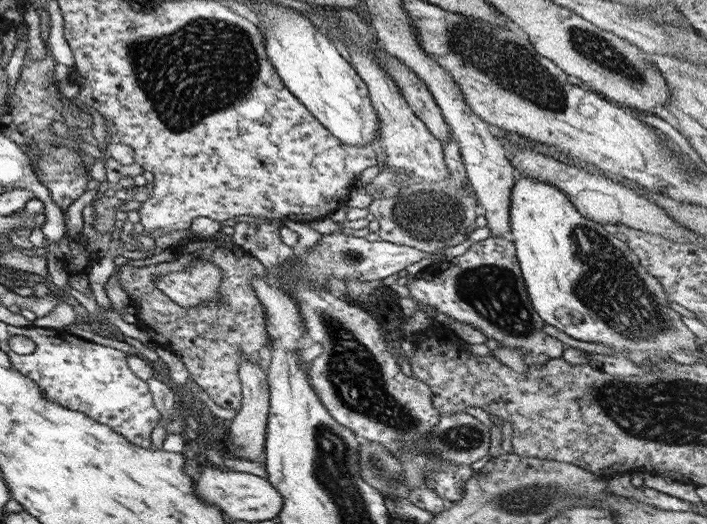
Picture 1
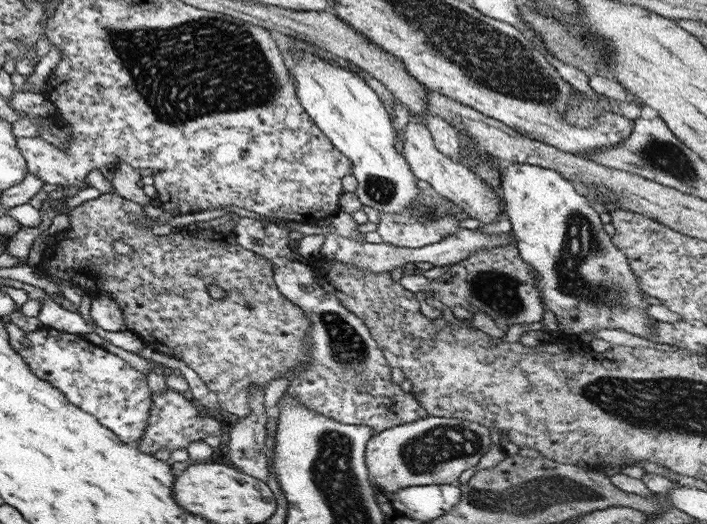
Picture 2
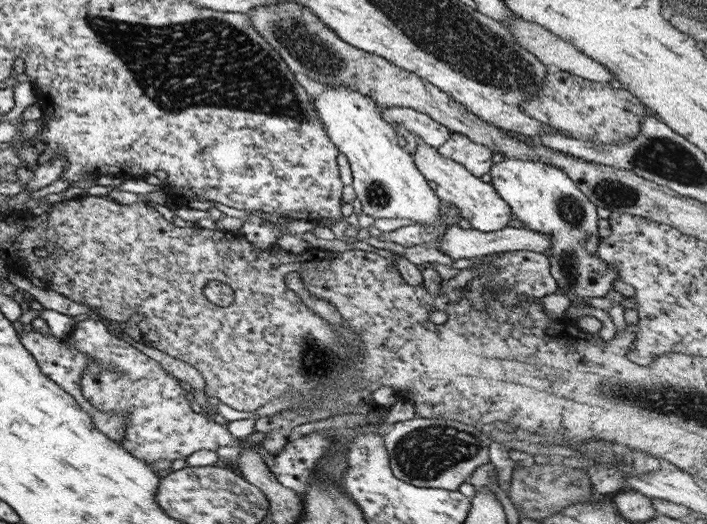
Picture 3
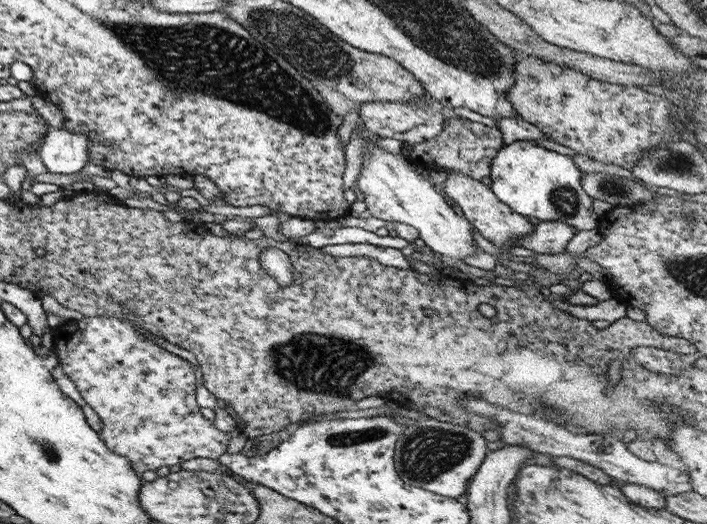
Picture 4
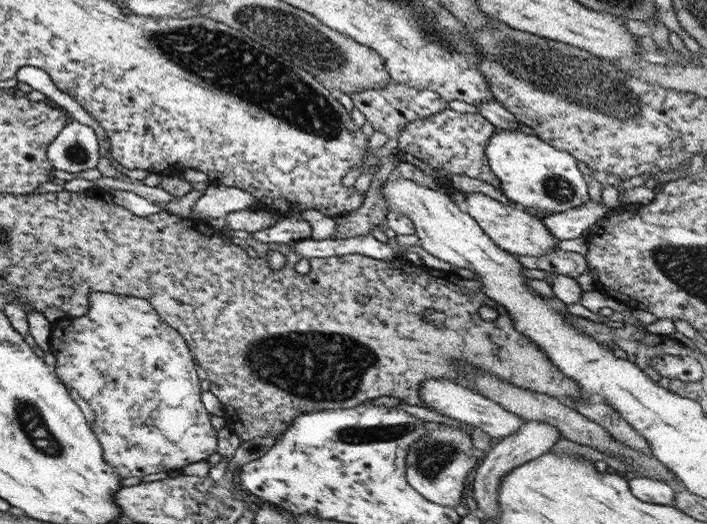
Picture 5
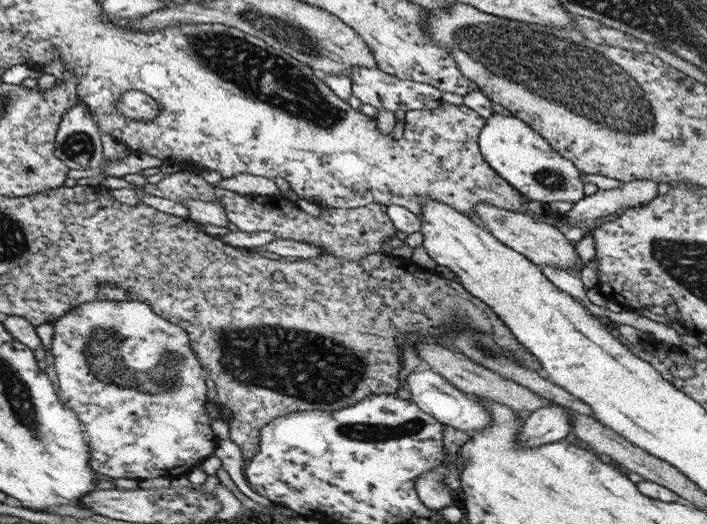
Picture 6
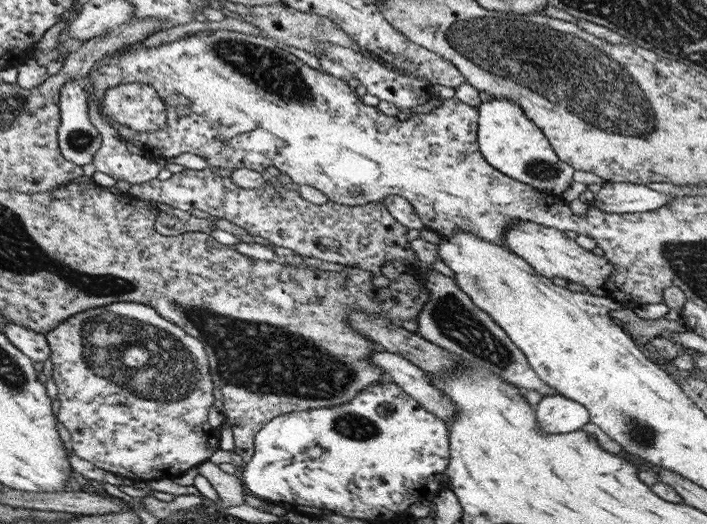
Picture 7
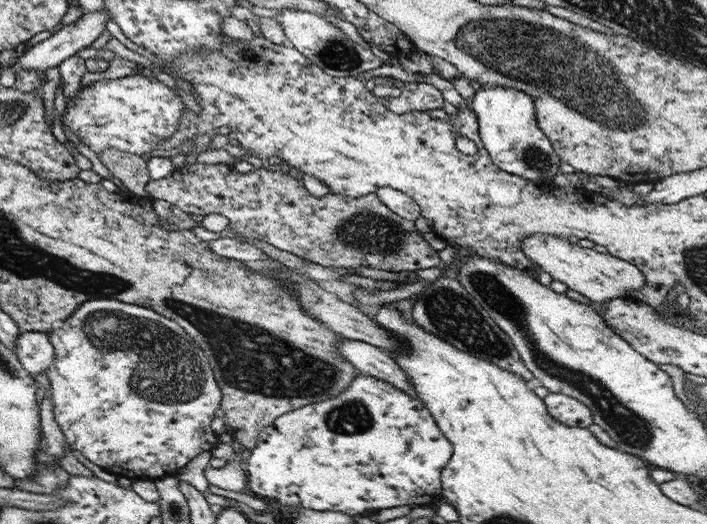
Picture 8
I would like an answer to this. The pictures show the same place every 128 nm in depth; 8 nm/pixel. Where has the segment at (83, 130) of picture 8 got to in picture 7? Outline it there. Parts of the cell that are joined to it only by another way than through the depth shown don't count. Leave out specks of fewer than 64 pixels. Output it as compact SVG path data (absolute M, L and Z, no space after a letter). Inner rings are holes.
M132 82L106 88L100 109L107 121L115 121L137 133L151 133L165 127L165 107L156 90Z

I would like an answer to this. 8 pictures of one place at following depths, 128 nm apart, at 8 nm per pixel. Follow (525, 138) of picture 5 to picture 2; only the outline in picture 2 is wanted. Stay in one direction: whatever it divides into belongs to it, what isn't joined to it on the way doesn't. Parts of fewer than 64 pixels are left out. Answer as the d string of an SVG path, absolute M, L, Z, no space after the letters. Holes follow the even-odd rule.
M512 163L500 170L499 197L519 256L529 264L529 268L533 268L540 288L541 304L544 310L554 314L559 333L577 335L599 328L618 328L645 339L652 335L652 324L657 320L645 315L648 304L642 301L644 292L639 290L637 277L631 273L626 256L614 247L610 236L601 227L598 212L572 183L548 168Z

